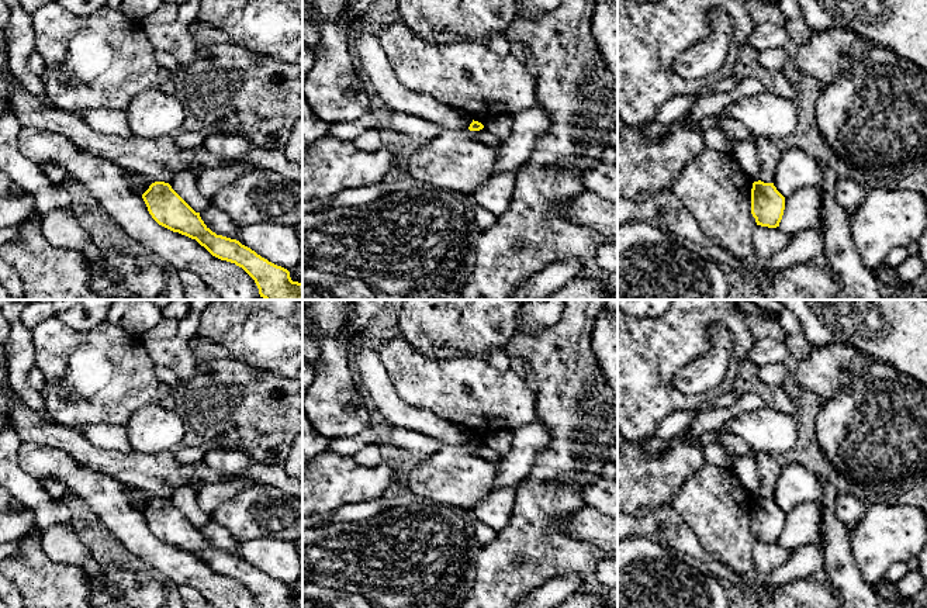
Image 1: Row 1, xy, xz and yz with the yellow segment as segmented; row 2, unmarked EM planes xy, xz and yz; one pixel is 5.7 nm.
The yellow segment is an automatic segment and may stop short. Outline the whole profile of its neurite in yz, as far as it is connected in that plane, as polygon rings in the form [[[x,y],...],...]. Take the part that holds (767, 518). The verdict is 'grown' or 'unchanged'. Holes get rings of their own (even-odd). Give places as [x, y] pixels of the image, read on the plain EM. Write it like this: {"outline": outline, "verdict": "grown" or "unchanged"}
{"outline": [[[761,495],[753,498],[751,529],[757,540],[776,543],[785,525],[785,512],[776,505],[774,498]]], "verdict": "unchanged"}

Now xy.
{"outline": [[[155,497],[142,509],[152,533],[162,542],[196,555],[212,571],[235,578],[242,583],[256,598],[259,608],[302,608],[302,598],[293,597],[290,587],[277,581],[267,574],[257,570],[250,563],[242,560],[236,555],[231,555],[212,547],[201,535],[200,528],[196,528],[173,504],[169,498]]], "verdict": "unchanged"}

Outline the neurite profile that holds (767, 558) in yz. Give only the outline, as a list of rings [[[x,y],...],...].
[[[757,540],[753,550],[754,569],[762,574],[768,576],[781,566],[784,566],[792,555],[792,549],[776,543],[768,543]]]

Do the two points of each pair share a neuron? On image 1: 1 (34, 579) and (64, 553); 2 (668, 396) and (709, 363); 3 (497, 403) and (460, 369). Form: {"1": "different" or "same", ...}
{"1": "different", "2": "different", "3": "same"}

